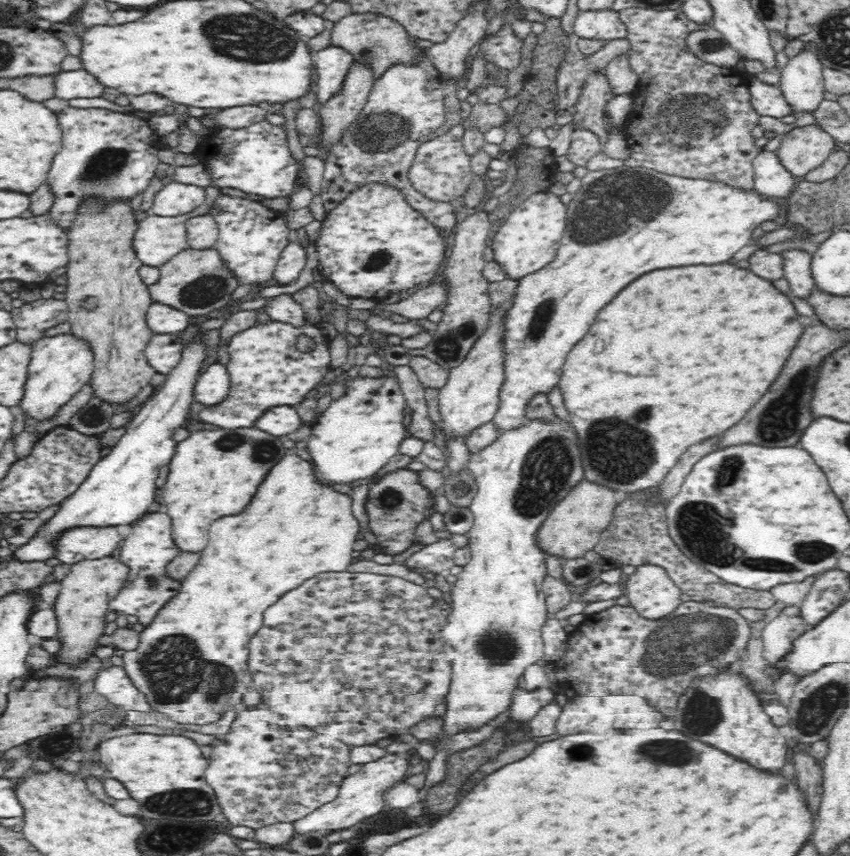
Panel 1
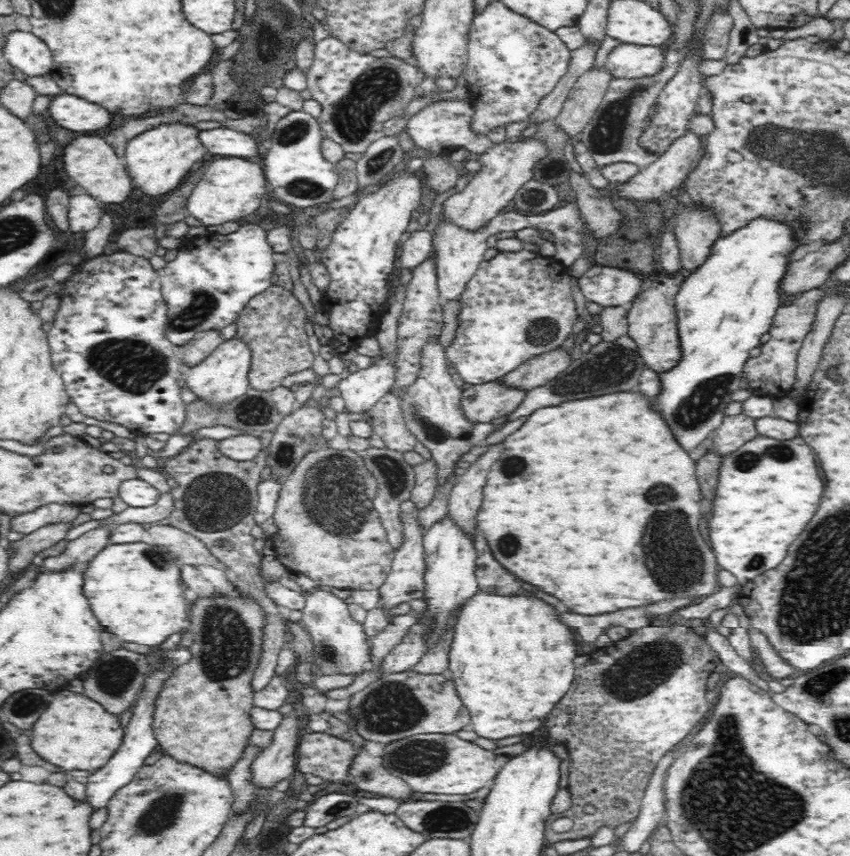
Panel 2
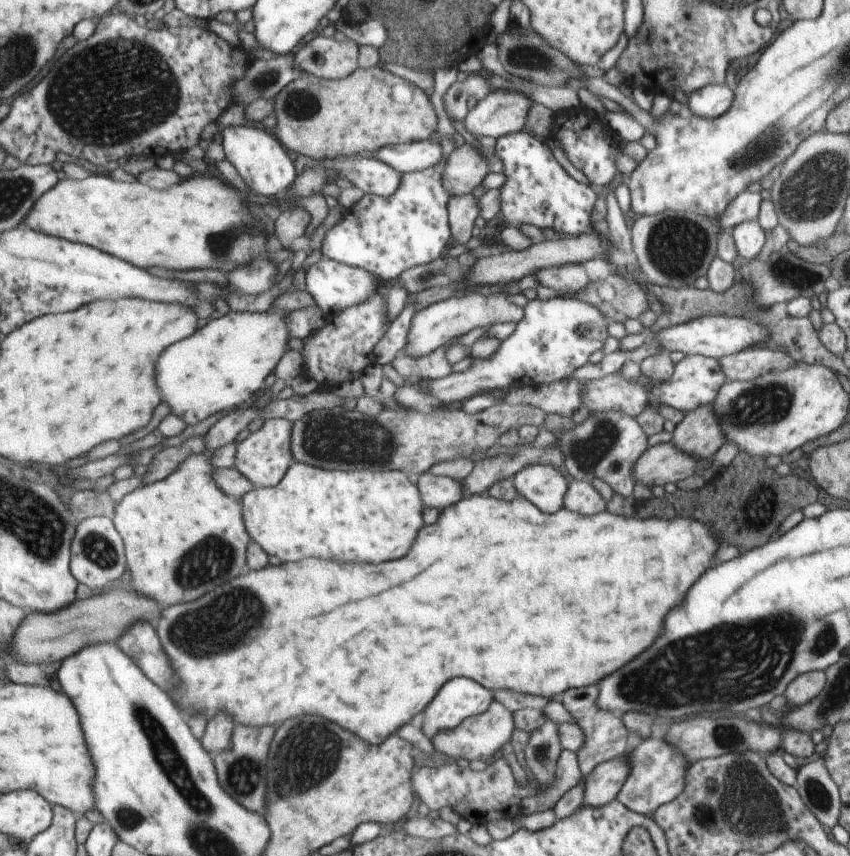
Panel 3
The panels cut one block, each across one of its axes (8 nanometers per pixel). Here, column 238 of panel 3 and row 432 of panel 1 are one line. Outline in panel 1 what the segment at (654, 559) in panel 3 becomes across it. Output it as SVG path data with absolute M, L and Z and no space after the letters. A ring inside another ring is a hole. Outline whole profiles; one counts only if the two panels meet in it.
M730 262L714 266L698 264L690 268L654 270L628 284L610 304L606 304L606 308L602 308L590 332L572 348L562 368L558 385L564 397L564 405L568 409L570 422L580 436L578 446L582 448L582 460L586 460L585 479L609 486L620 495L659 484L694 442L700 442L714 434L722 434L724 430L738 424L746 416L746 412L768 392L772 382L778 378L784 362L788 360L792 348L796 346L800 334L804 332L805 328L798 318L800 314L794 308L790 295L783 294L772 281L758 278L754 272Z

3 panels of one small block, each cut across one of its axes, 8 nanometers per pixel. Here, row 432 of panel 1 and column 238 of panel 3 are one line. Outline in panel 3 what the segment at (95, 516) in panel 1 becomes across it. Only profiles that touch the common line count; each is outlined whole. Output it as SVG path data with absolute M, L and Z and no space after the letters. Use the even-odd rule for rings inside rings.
M259 124L230 126L223 131L223 147L227 160L237 168L244 182L258 196L275 196L290 190L297 182L296 158L275 135L275 131L264 129Z

